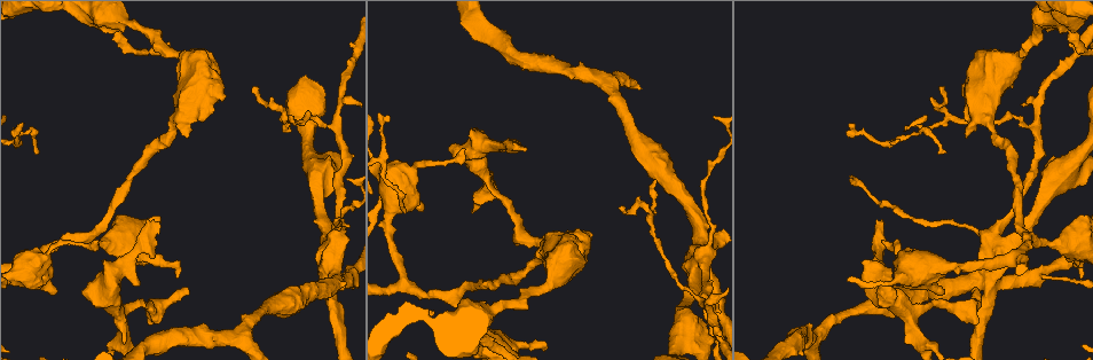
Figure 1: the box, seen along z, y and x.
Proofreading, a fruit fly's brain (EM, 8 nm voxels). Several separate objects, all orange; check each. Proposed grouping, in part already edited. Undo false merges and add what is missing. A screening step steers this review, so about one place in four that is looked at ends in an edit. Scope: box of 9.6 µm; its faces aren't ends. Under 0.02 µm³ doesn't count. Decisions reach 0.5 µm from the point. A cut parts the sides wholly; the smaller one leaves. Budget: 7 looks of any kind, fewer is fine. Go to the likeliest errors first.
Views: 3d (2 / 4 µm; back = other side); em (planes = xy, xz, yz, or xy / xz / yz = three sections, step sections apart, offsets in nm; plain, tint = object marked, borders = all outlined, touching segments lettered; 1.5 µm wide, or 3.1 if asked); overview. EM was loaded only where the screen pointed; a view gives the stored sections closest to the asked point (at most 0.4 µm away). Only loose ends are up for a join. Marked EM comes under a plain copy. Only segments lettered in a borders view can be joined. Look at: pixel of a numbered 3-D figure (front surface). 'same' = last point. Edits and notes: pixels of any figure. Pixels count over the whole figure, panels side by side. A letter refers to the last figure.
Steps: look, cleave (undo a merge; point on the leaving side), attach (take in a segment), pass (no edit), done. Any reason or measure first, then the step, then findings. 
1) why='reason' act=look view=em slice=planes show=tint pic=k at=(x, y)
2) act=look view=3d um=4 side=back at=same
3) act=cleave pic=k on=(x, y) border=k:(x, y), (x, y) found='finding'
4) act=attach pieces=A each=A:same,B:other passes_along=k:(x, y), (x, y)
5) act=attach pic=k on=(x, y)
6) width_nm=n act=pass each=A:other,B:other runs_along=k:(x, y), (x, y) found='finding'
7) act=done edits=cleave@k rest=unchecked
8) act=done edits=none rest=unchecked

why='branch stops here' act=look view=3d um=4 side=back pic=1 at=(158, 225)

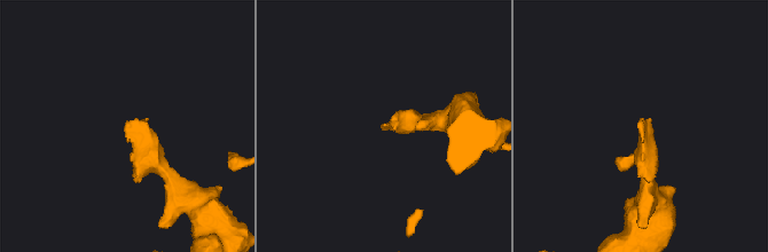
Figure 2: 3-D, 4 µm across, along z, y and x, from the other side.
why='need the tissue' act=look view=em slice=planes show=borders pic=2 at=(127, 125)

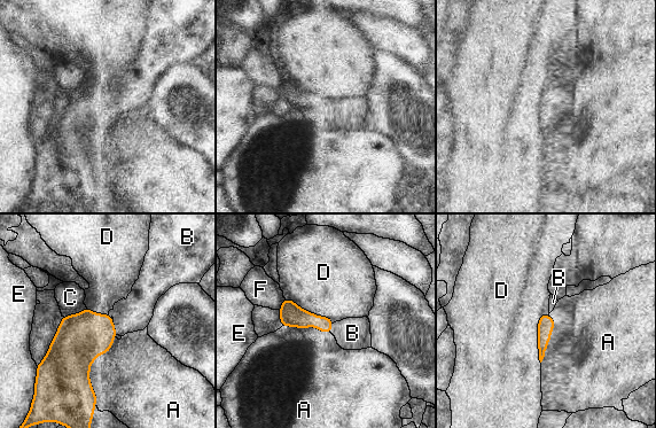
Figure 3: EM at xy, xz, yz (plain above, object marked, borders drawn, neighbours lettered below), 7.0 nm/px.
act=attach pieces=B each=A:other,B:same,C:other,D:other,E:other,F:other passes_along=3:(82, 337), (114, 328), (134, 313) found='it goes on there'

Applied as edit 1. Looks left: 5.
why='calibre changes' act=look view=em slice=planes show=tint pic=1 at=(1060, 24)

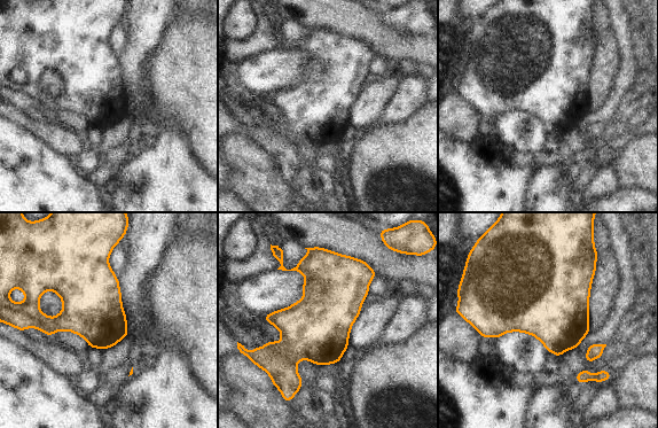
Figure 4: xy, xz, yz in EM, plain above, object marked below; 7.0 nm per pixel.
act=look view=em slice=planes show=borders at=same

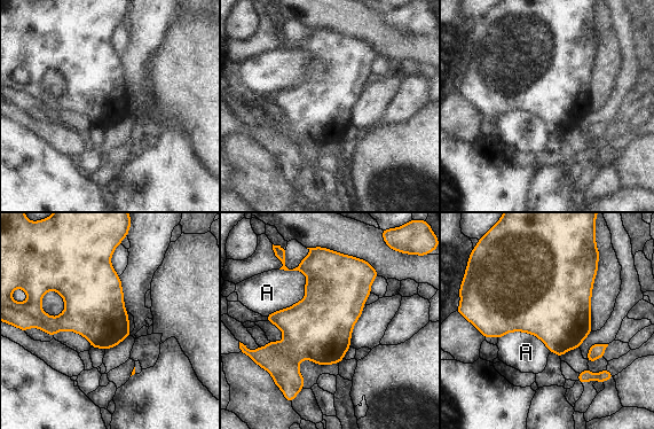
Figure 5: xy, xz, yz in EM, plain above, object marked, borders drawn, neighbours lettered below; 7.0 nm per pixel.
act=cleave pic=5 on=(15, 318) each=A:other border=5:(2, 305), (26, 312), (56, 330) found='two cells meet here'

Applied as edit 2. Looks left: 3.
why='three-way junction' act=look view=3d um=4 pic=1 at=(996, 229)

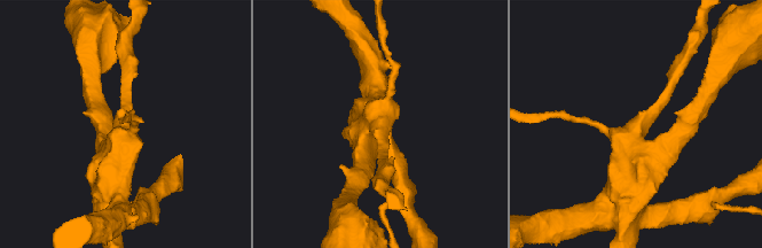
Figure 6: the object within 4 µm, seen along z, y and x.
act=look view=em slice=planes show=tint pic=6 at=(640, 122)

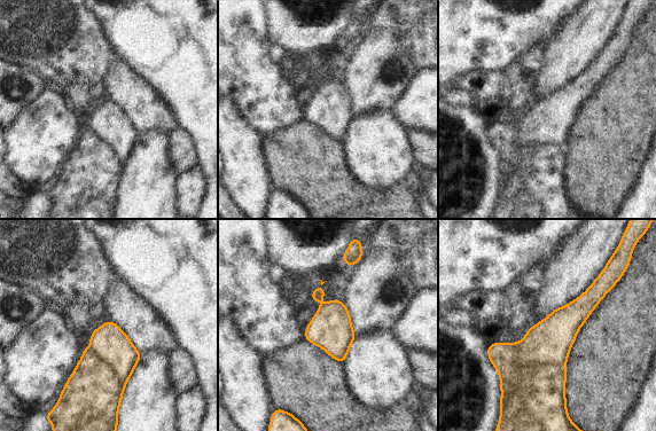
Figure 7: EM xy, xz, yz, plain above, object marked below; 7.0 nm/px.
act=look view=em slice=planes show=borders at=same

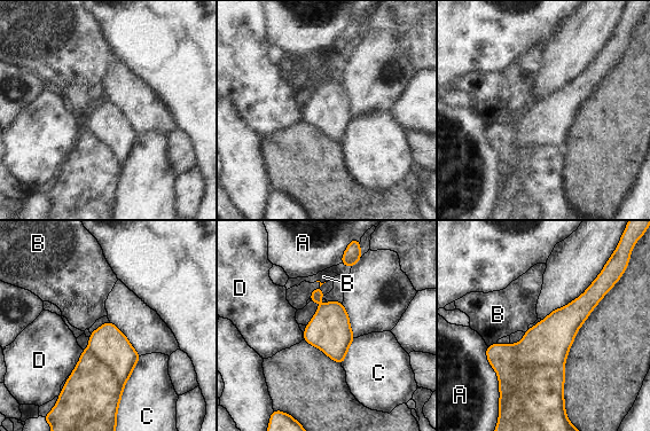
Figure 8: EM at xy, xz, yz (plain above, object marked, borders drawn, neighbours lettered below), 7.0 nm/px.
longest_contact=C:400nm act=cleave pic=8 on=(548, 343) each=A:other,B:other,C:other,D:other part_leaving=8:(601, 279), (601, 287), (525, 366) found='a second cell is stuck on'

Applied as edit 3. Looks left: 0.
act=done edits=attach@3,cleave@5,cleave@8 rest=unchecked

